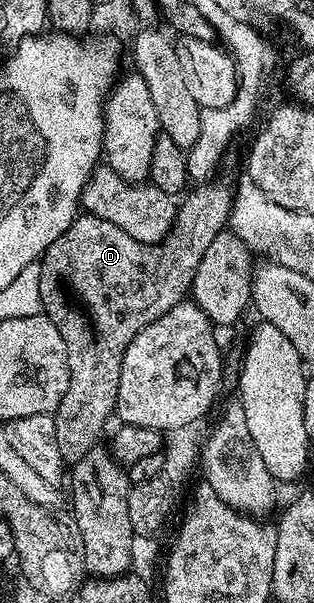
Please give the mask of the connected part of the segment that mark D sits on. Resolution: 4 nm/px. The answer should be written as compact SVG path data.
M208 181L190 193L183 198L182 212L173 223L172 230L159 245L147 245L126 235L122 227L110 223L105 217L80 215L39 258L41 310L43 316L48 317L58 329L68 364L68 386L54 414L56 438L65 462L79 461L95 444L94 435L98 427L108 416L113 416L122 375L122 359L130 343L146 326L166 315L170 307L189 296L198 263L202 263L202 255L206 255L206 247L210 247L210 243L214 243L216 236L225 232L229 224L234 200L233 186L228 186L224 181Z

